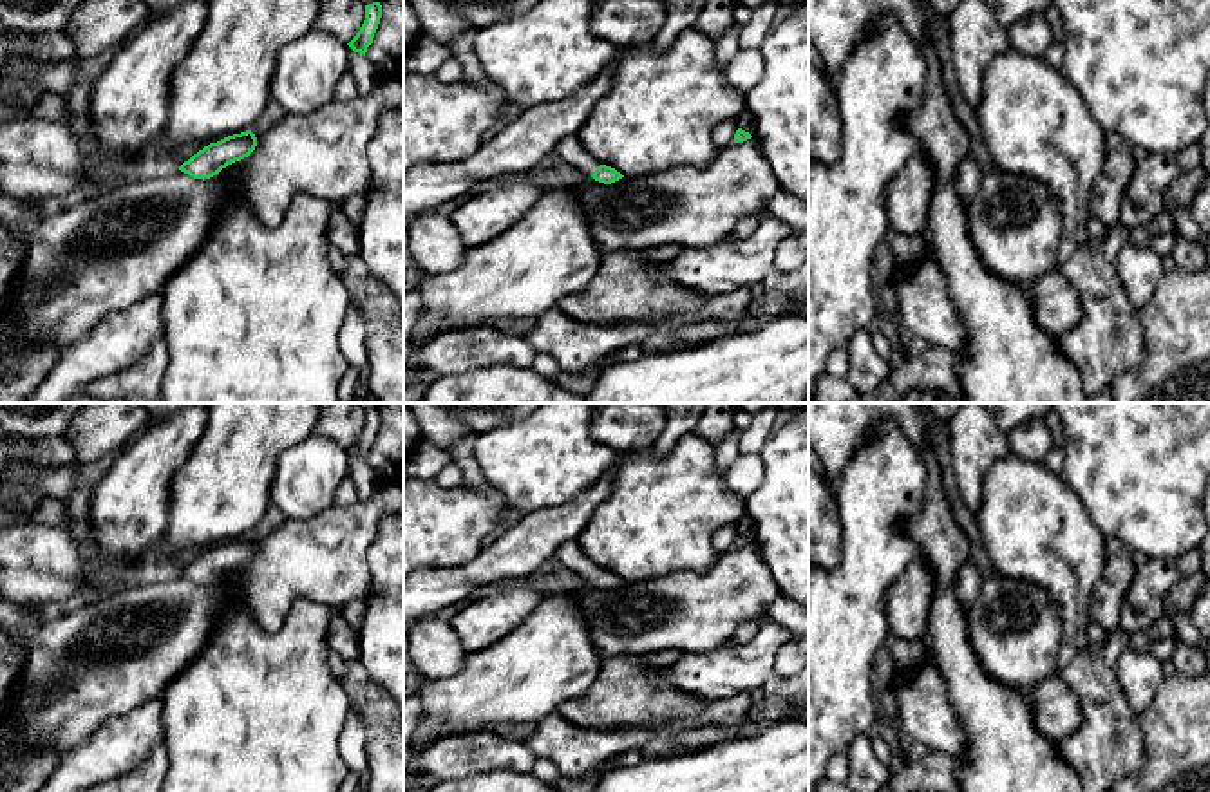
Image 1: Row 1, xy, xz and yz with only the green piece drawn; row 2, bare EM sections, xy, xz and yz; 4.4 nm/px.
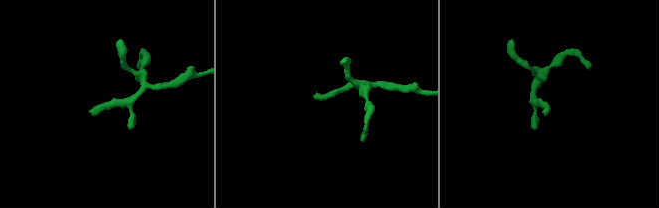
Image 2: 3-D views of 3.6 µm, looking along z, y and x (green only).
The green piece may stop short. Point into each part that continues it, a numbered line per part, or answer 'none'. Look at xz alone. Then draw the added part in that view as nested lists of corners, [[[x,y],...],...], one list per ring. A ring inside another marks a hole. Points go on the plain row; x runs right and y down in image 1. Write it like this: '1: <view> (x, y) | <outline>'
1: xz (570, 554) | [[[577,541],[564,542],[555,557],[577,577],[584,580],[593,580],[593,577],[602,570],[599,564],[595,564],[579,546]]]

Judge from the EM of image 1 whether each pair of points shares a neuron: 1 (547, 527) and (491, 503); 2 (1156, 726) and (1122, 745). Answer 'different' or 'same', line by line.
1: different
2: different

